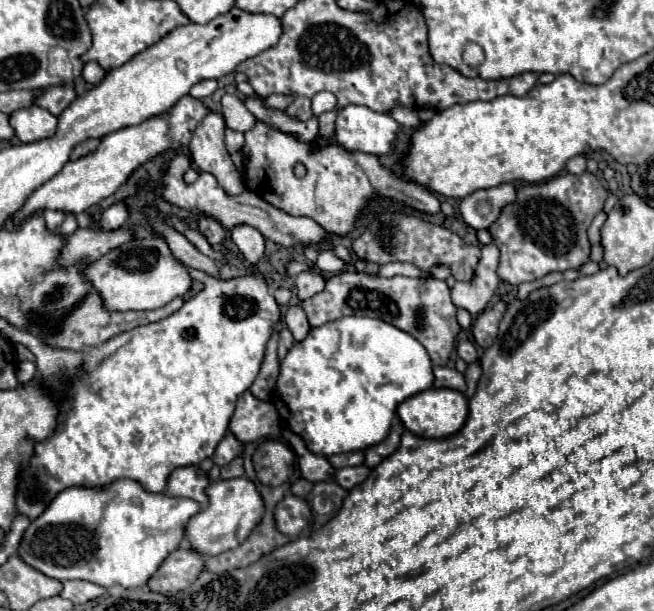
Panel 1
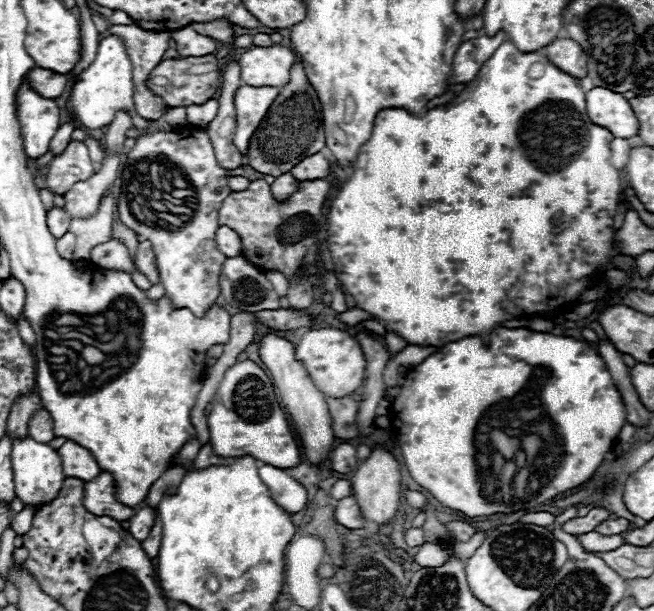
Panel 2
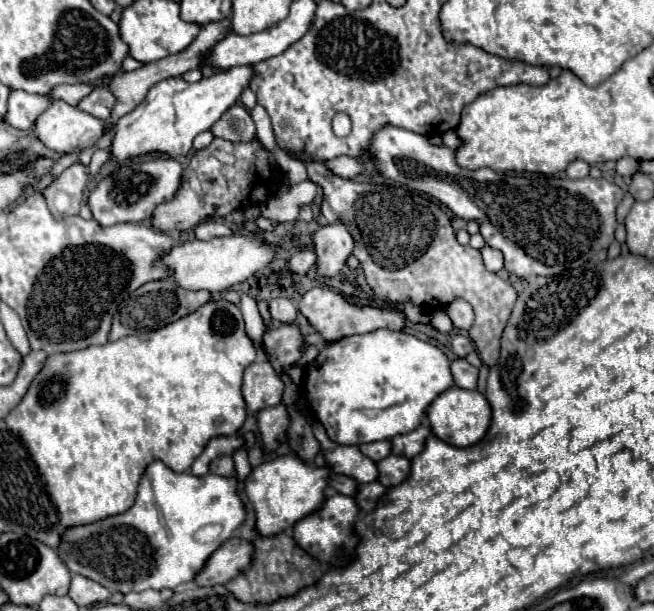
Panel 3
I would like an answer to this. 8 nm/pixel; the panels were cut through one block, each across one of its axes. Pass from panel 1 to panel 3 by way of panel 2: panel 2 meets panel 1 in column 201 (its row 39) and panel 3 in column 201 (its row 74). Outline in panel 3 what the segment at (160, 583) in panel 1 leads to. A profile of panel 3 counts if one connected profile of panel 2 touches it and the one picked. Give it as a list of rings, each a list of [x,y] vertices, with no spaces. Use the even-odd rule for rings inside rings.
[[[230,538],[208,558],[194,582],[198,586],[226,584],[228,580],[236,578],[236,574],[248,570],[248,562],[252,562],[252,542]]]

